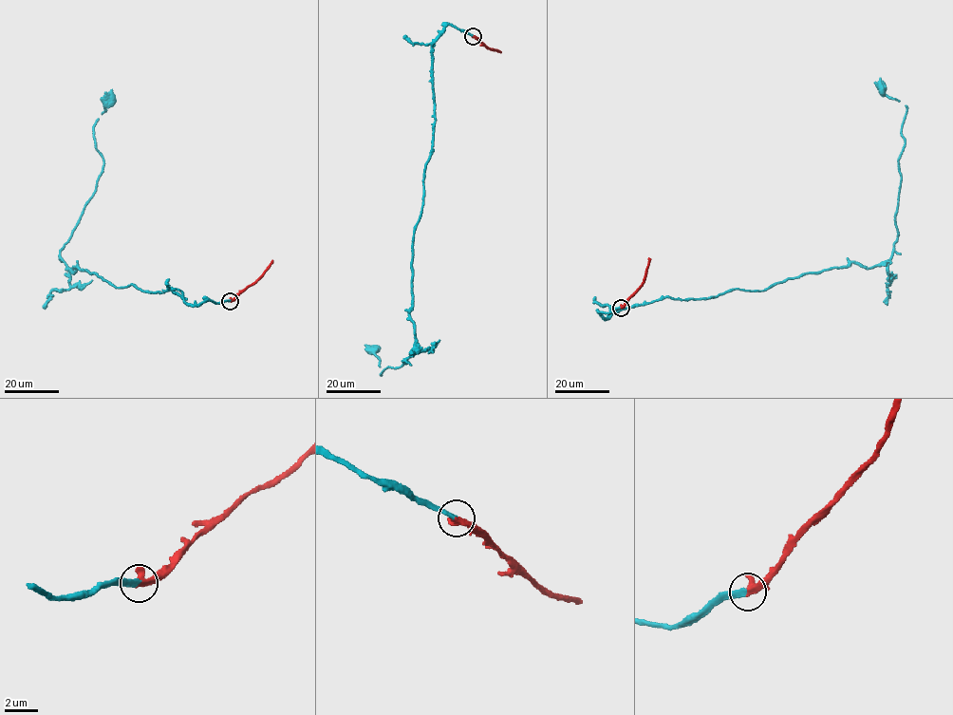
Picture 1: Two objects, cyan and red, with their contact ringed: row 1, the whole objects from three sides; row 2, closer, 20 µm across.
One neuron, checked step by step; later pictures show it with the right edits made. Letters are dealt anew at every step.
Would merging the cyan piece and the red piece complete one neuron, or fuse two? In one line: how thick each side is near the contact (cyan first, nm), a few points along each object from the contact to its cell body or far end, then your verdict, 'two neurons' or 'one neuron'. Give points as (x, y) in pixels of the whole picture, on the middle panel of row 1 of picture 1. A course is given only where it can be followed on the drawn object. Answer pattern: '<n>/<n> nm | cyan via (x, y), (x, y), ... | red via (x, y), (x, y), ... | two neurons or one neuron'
240/480 nm | cyan via (474, 35), (447, 24), (431, 47), (433, 146), (412, 262), (415, 348), (405, 364), (381, 375), (371, 349) | red via (474, 35), (487, 47), (499, 51) | one neuron

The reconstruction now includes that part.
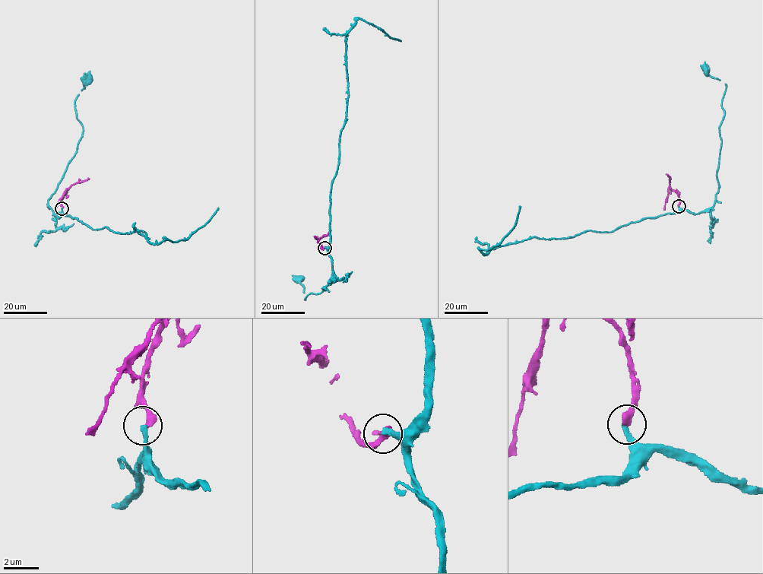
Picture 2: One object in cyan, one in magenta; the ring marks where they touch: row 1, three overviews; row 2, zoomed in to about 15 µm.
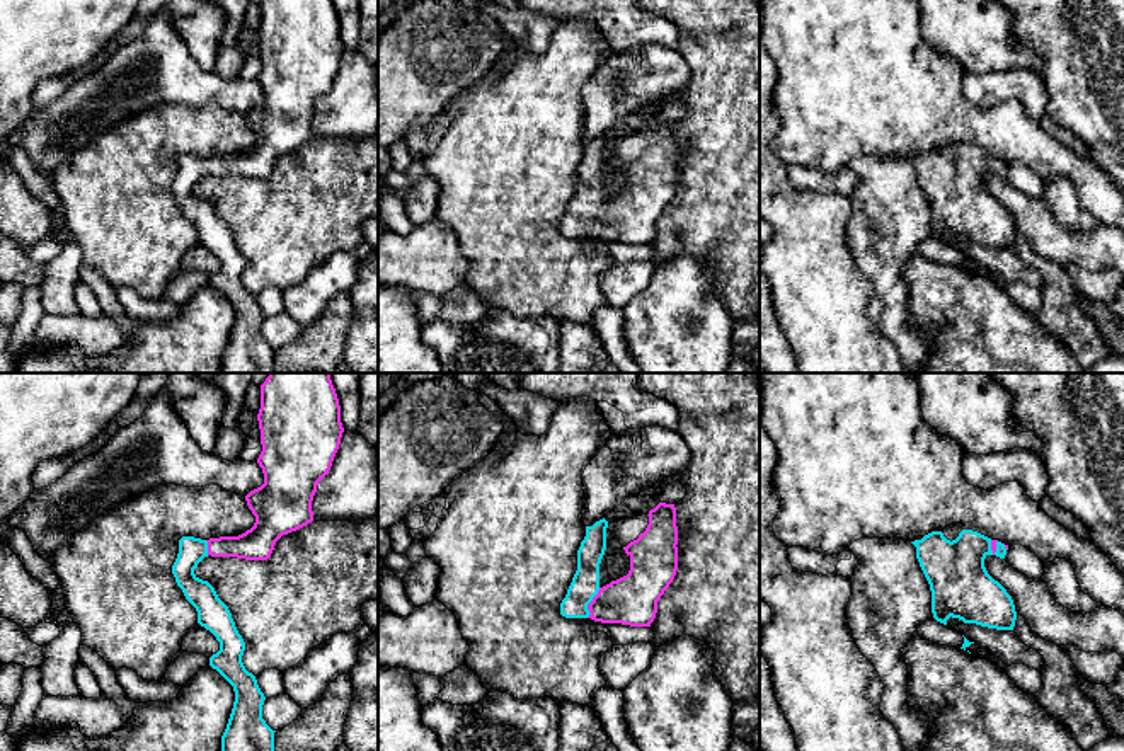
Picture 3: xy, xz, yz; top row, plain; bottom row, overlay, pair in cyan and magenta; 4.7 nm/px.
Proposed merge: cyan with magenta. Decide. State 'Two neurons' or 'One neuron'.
One neuron

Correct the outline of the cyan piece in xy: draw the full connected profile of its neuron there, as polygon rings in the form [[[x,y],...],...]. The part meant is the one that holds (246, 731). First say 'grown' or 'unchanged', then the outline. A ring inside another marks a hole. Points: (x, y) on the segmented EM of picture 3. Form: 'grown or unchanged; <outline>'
grown; [[[269,373],[261,385],[261,409],[257,414],[262,451],[257,458],[264,484],[245,496],[255,516],[250,530],[238,536],[201,540],[182,536],[172,574],[186,599],[198,611],[198,623],[220,642],[220,651],[209,657],[235,691],[233,708],[221,736],[221,751],[274,751],[274,732],[262,719],[264,693],[257,679],[242,662],[245,642],[238,633],[228,606],[218,598],[215,588],[194,574],[198,564],[211,557],[237,557],[245,560],[267,560],[276,542],[313,521],[312,501],[317,484],[329,473],[344,433],[341,405],[330,373]]]

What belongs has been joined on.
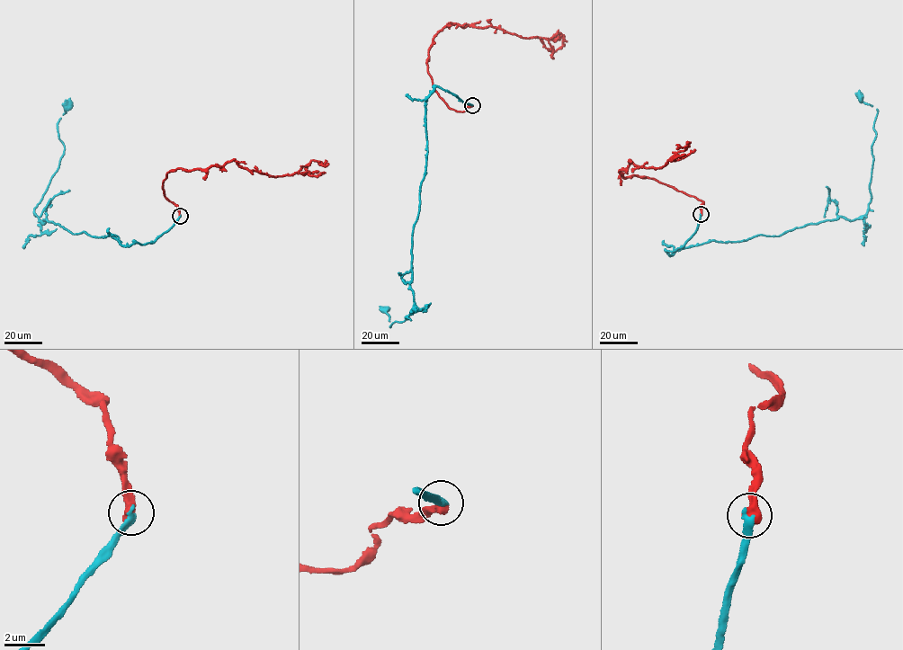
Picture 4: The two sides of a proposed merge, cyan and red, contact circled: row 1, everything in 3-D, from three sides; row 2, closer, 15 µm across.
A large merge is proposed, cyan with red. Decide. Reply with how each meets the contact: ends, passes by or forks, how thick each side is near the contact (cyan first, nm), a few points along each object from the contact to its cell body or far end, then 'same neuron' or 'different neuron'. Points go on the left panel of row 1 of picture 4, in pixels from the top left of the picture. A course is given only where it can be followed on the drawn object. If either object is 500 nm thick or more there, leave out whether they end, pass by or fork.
320/550 nm | cyan via (180, 216), (153, 243), (122, 245), (111, 235), (42, 224), (34, 209), (64, 149), (57, 126), (67, 103) | red via (180, 216), (163, 188), (172, 171), (233, 160), (284, 176), (312, 160), (326, 166), (320, 161) | different neuron

